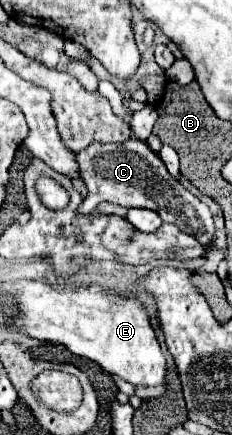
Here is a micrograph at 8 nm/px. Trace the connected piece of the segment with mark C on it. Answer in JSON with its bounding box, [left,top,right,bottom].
[79,140,213,244]

